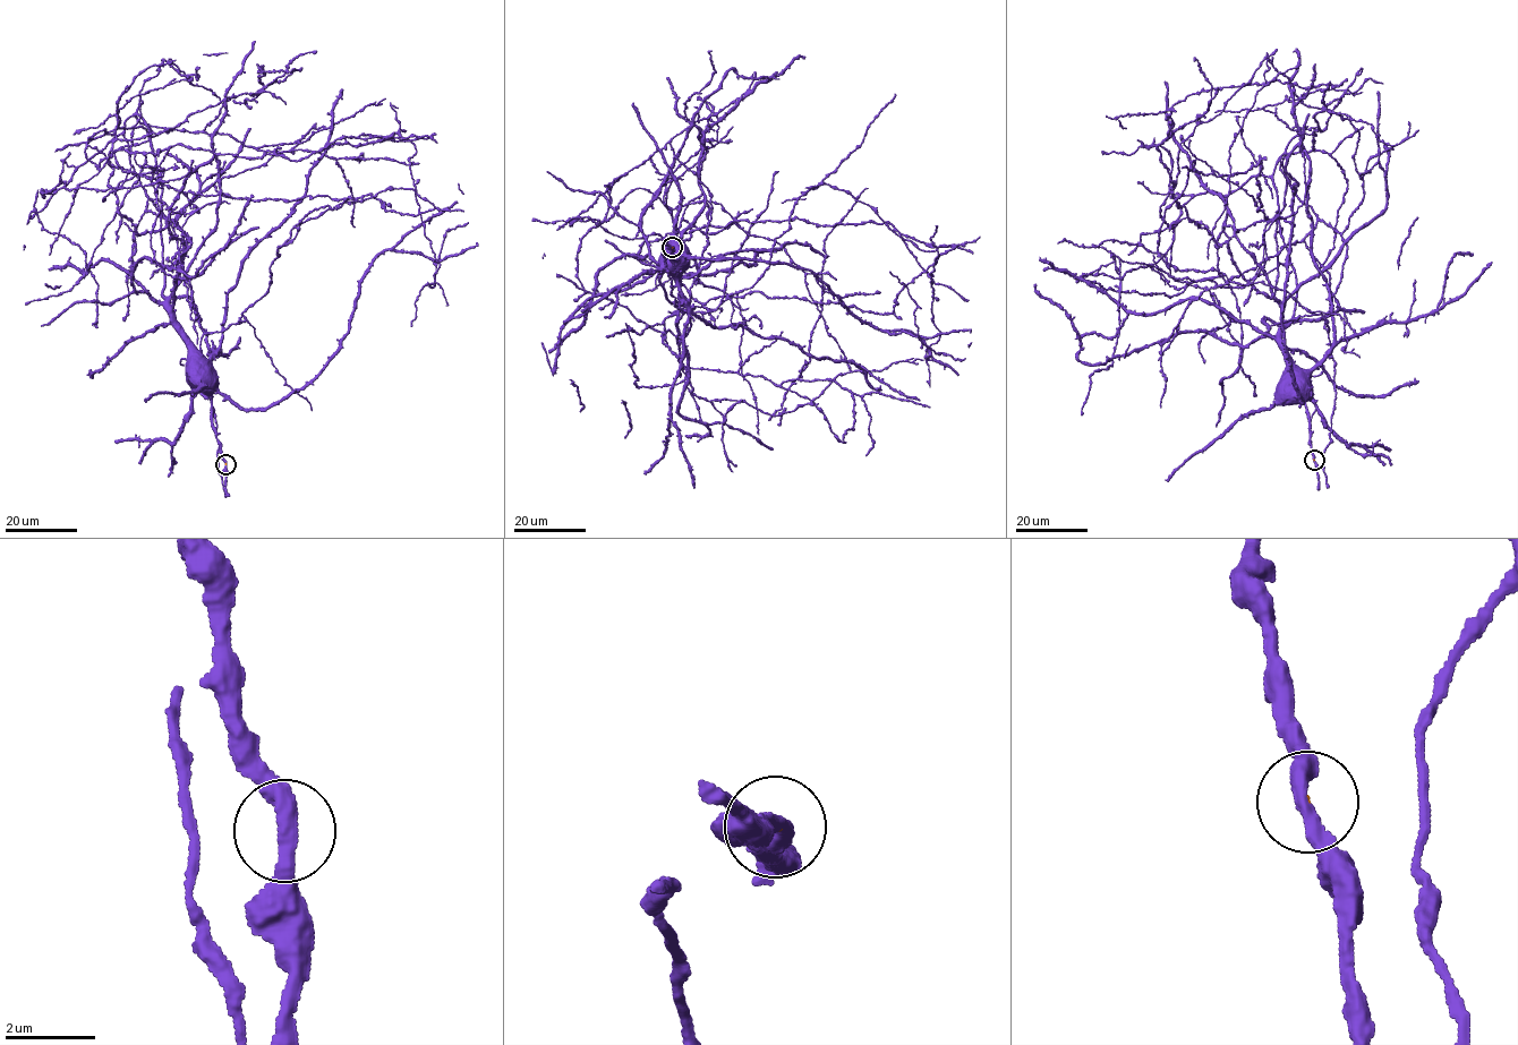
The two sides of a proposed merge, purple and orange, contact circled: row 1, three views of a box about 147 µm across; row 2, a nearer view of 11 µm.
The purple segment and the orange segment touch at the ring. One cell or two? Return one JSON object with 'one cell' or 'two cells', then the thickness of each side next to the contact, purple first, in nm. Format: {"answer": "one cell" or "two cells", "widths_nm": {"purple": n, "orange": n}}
{"answer": "two cells", "widths_nm": {"purple": 360, "orange": 60}}

